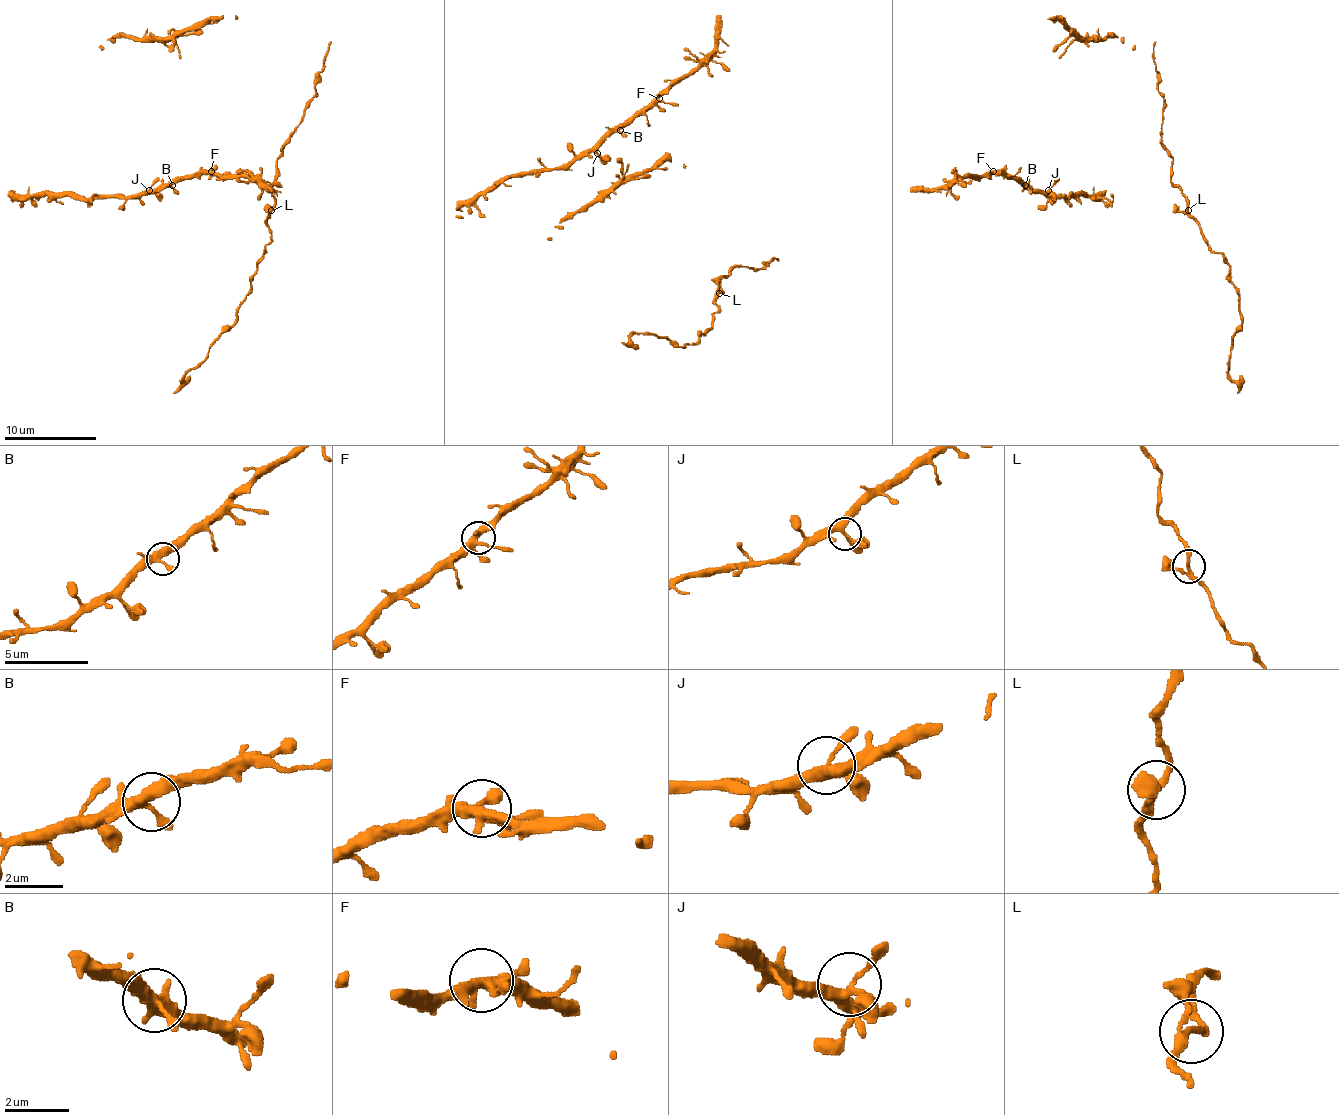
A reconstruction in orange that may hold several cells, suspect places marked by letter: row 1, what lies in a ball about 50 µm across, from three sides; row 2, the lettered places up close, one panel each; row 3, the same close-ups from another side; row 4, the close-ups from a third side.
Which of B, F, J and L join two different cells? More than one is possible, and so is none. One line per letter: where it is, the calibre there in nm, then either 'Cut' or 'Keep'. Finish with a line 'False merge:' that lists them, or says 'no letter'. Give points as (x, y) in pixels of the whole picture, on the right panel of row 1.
B: Place: (1025, 185). Thickness 360 nm. Keep
F: Place: (993, 171). Thickness 360 nm. Keep
J: Place: (1048, 190). Thickness 280 nm. Keep
L: Place: (1188, 210). Thickness 180 nm. Keep
False merge: no letter

